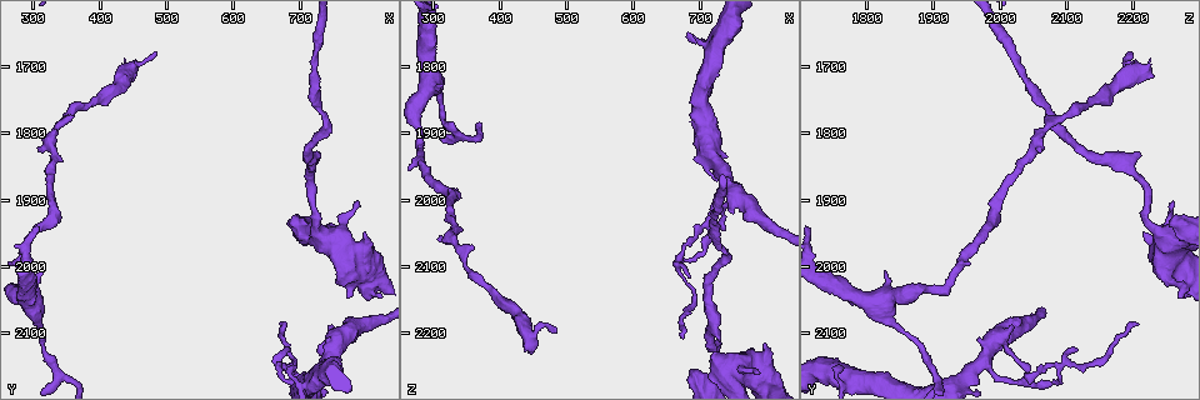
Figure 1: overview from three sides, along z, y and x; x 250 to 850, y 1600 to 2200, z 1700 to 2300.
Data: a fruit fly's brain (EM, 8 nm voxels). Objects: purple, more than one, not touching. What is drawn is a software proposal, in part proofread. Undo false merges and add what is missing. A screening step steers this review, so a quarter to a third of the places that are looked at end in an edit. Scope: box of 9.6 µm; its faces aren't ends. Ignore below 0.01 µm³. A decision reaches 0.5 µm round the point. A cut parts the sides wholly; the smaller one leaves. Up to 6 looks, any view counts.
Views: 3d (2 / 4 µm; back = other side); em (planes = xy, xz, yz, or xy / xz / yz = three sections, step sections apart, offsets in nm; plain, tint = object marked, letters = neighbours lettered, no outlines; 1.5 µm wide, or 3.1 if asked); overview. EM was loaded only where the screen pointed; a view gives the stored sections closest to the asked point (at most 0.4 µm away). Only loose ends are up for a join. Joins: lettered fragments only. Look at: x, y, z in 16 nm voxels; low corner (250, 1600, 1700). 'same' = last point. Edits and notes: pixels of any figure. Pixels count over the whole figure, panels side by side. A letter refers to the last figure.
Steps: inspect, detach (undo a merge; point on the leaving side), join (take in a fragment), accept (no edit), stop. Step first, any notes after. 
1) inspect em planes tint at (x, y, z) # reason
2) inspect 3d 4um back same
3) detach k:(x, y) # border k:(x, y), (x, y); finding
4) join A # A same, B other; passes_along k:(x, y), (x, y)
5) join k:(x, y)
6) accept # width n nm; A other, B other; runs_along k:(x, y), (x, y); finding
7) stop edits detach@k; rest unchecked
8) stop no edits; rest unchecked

inspect em xz step 4 tint at (685, 1940, 2260) # free end

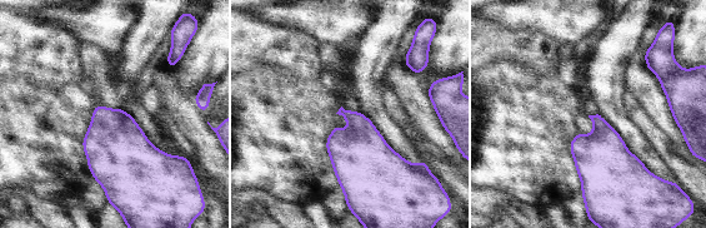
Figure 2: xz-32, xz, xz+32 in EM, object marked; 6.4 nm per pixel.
inspect em planes letters same

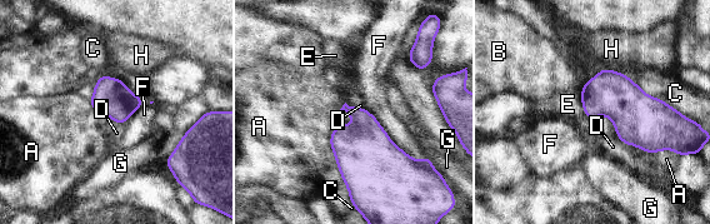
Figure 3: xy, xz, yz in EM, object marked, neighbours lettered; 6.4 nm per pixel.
accept # A other, B other, C other, D other, E other, F other, G other, H other; border 3:(338, 120), (330, 149), (343, 180); no lettered fragment goes on from it

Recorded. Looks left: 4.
inspect em xz step 8 tint at (730, 1830, 2215) # an open end

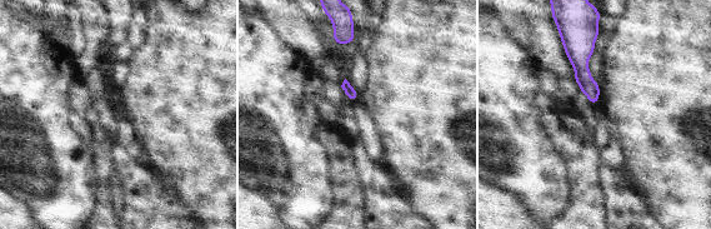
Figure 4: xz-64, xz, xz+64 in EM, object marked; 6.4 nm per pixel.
inspect em yz step 8 letters same # another direction

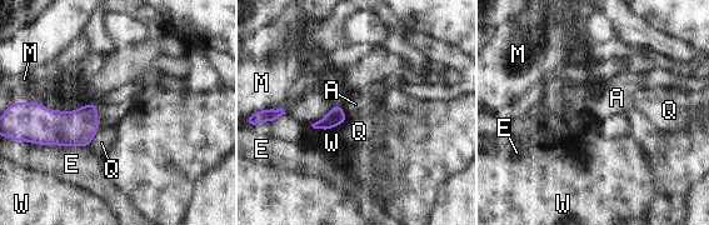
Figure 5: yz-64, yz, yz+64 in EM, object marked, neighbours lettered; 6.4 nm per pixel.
accept # longest_contact E 340 nm; A other, E other, M other, Q other, W other; border 5:(340, 105), (348, 119); none of them fits

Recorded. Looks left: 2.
inspect em planes letters at (675, 2170, 2095)

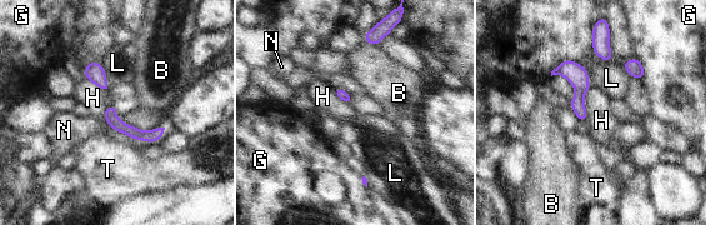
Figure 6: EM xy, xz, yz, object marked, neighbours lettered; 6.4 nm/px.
accept # B other, G other, H other, L other, N other, T other; runs_along 6:(567, 63), (579, 78), (582, 118); all the same neuron

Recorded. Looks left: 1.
stop no edits; rest unchecked

